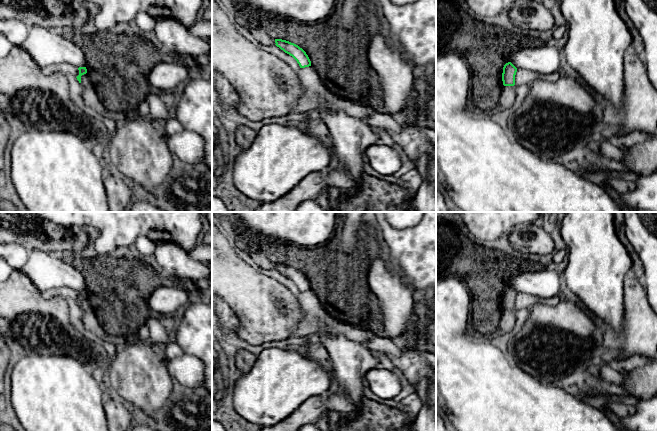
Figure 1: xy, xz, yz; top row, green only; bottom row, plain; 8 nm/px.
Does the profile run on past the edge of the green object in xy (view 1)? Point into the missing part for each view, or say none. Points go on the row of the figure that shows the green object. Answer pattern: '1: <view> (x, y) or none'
1: none

